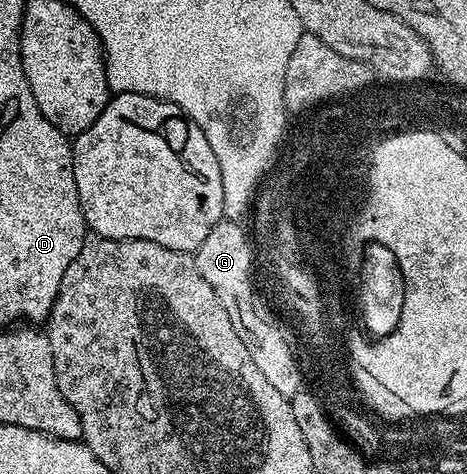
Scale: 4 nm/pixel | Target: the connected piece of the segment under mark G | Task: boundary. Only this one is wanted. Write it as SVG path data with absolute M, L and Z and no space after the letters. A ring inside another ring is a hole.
M220 219L217 225L213 225L209 237L205 237L205 241L201 241L199 248L194 251L195 264L201 277L205 277L209 285L213 285L219 300L227 306L237 333L249 349L249 357L253 357L257 369L261 369L265 381L269 381L269 385L273 385L277 393L290 397L304 386L305 376L296 348L294 351L287 340L287 331L283 328L282 321L267 308L266 301L255 288L257 251L253 246L252 236L249 231L247 235L243 226L242 222L233 219Z

